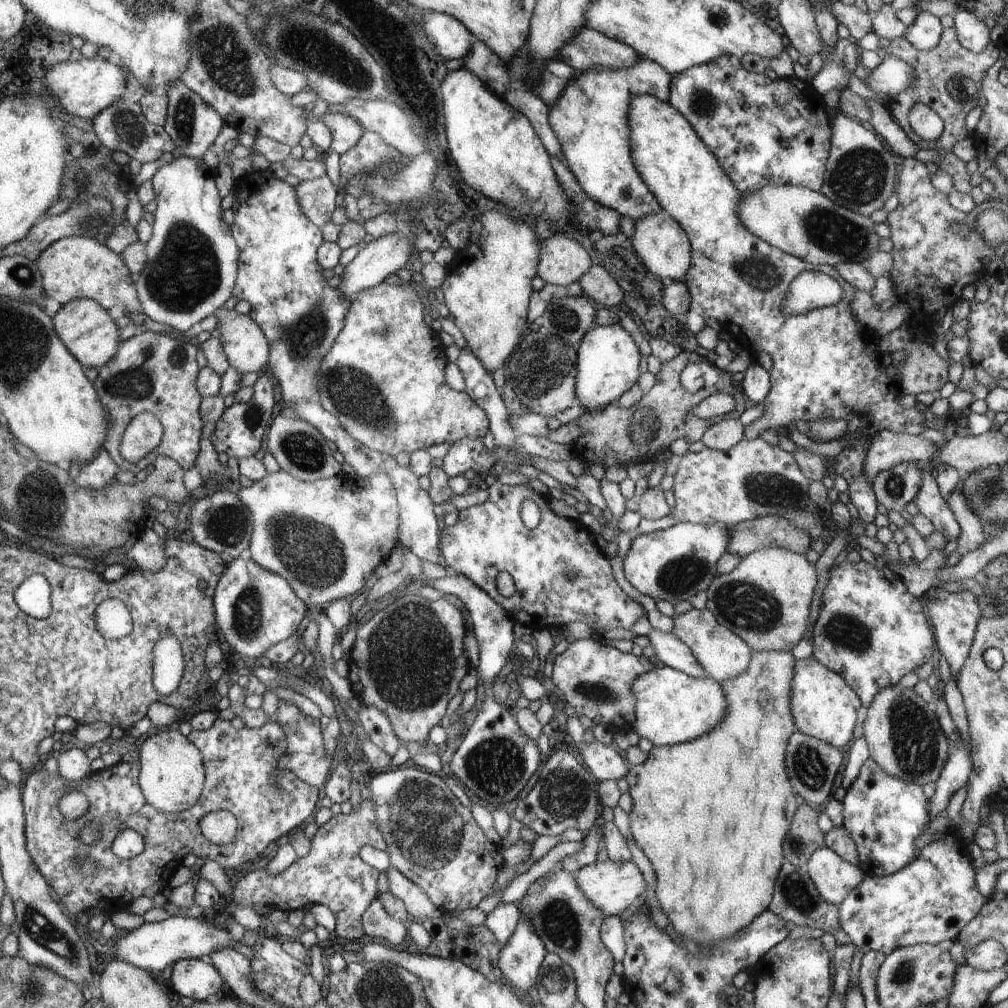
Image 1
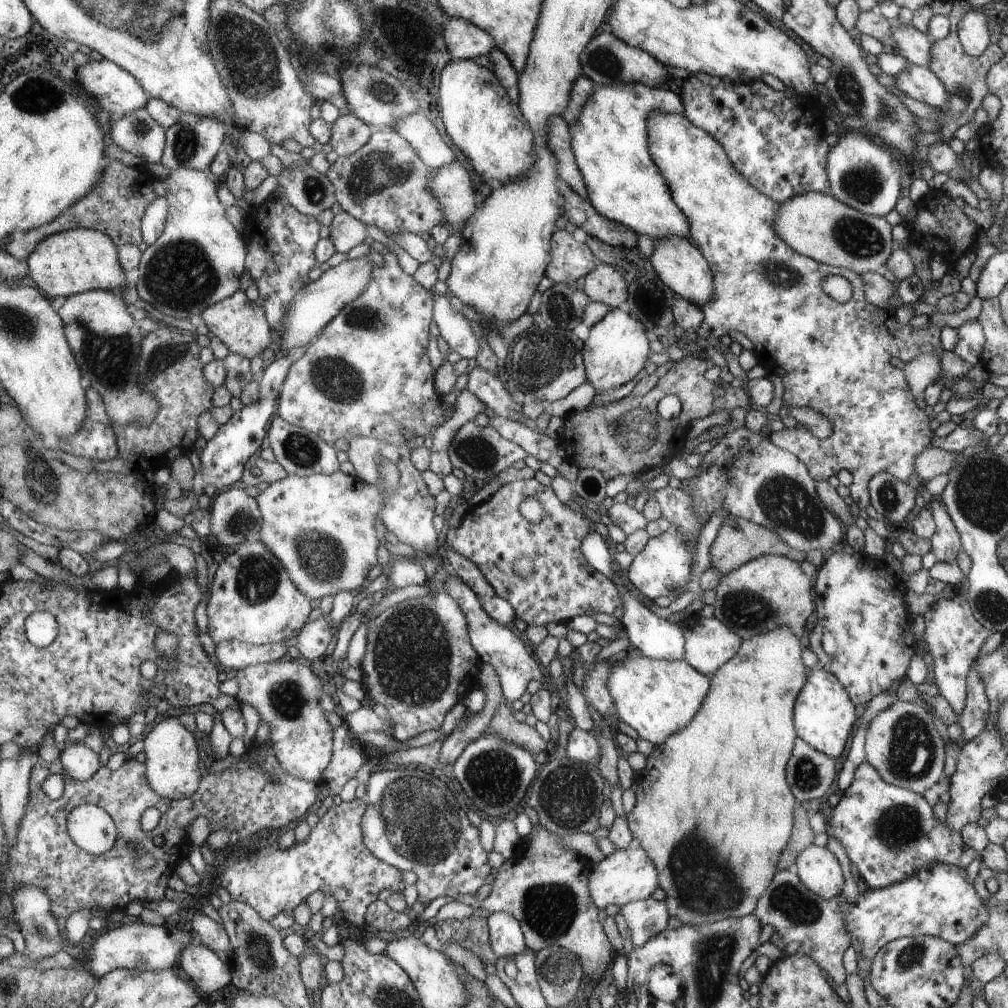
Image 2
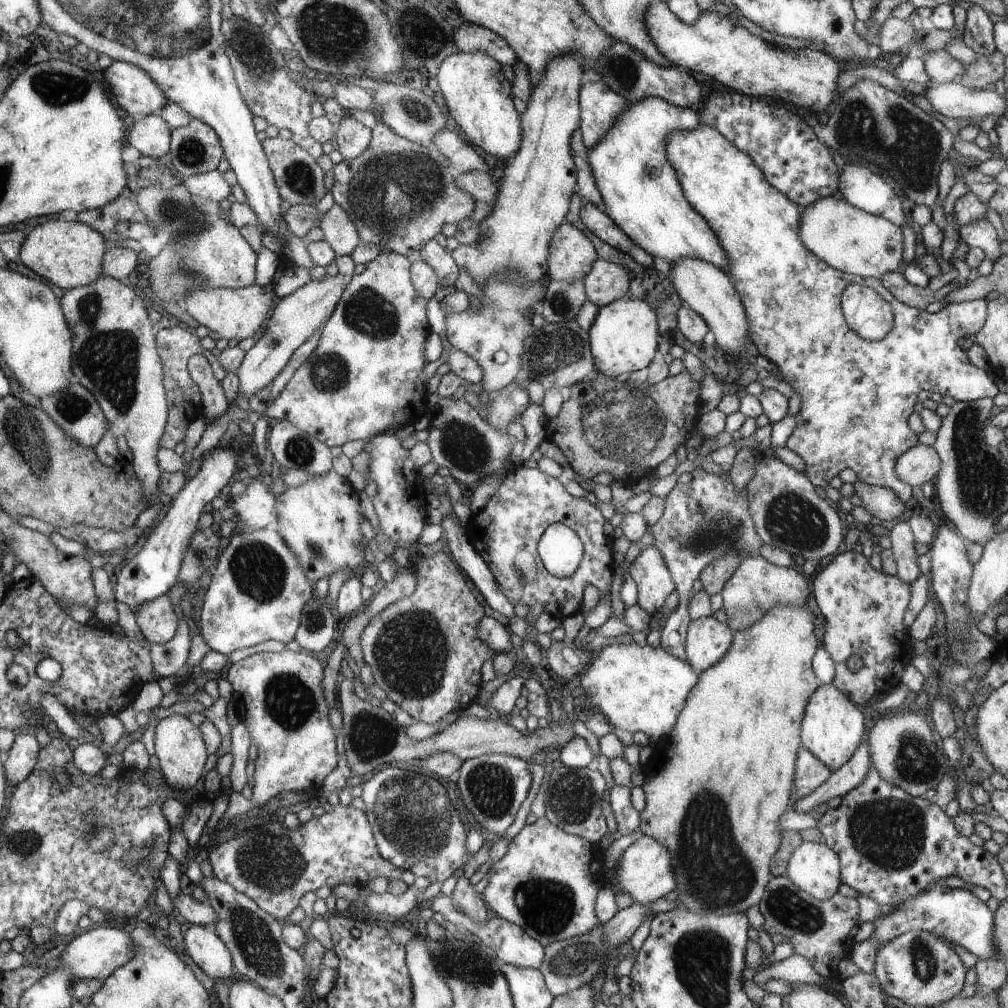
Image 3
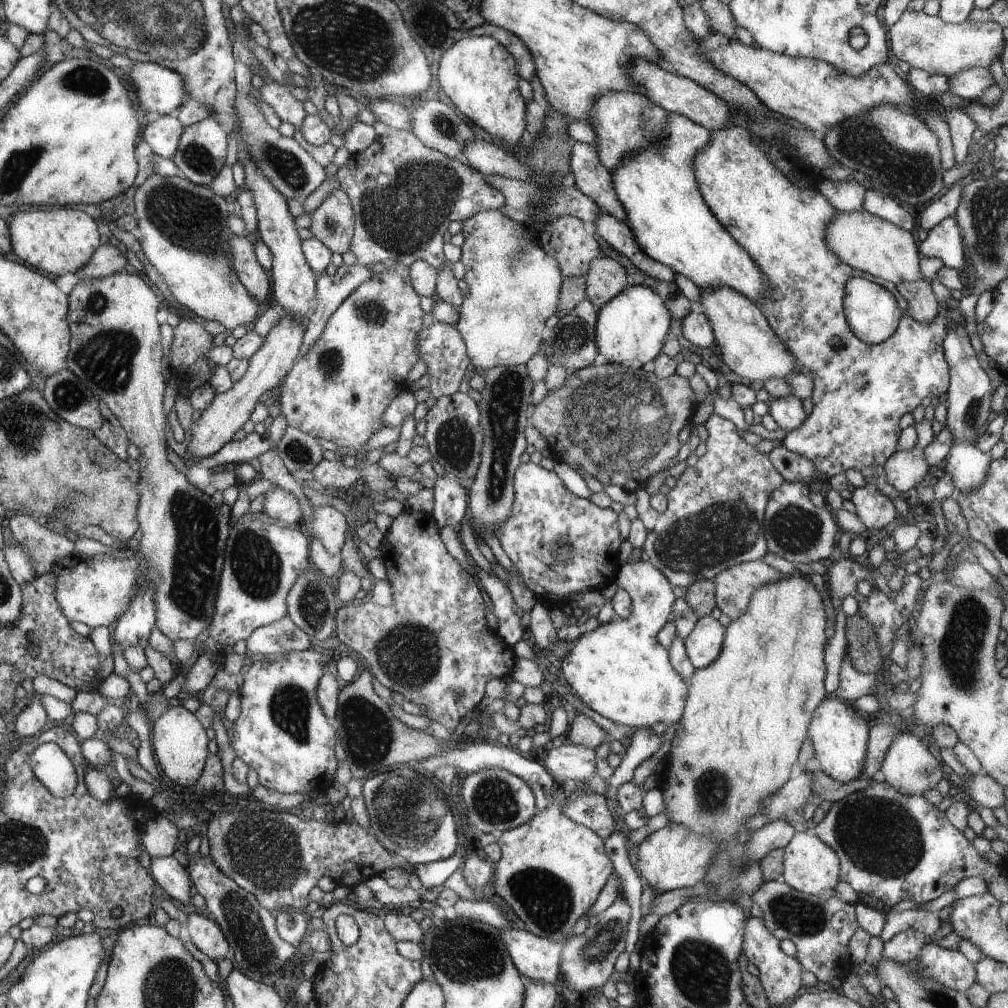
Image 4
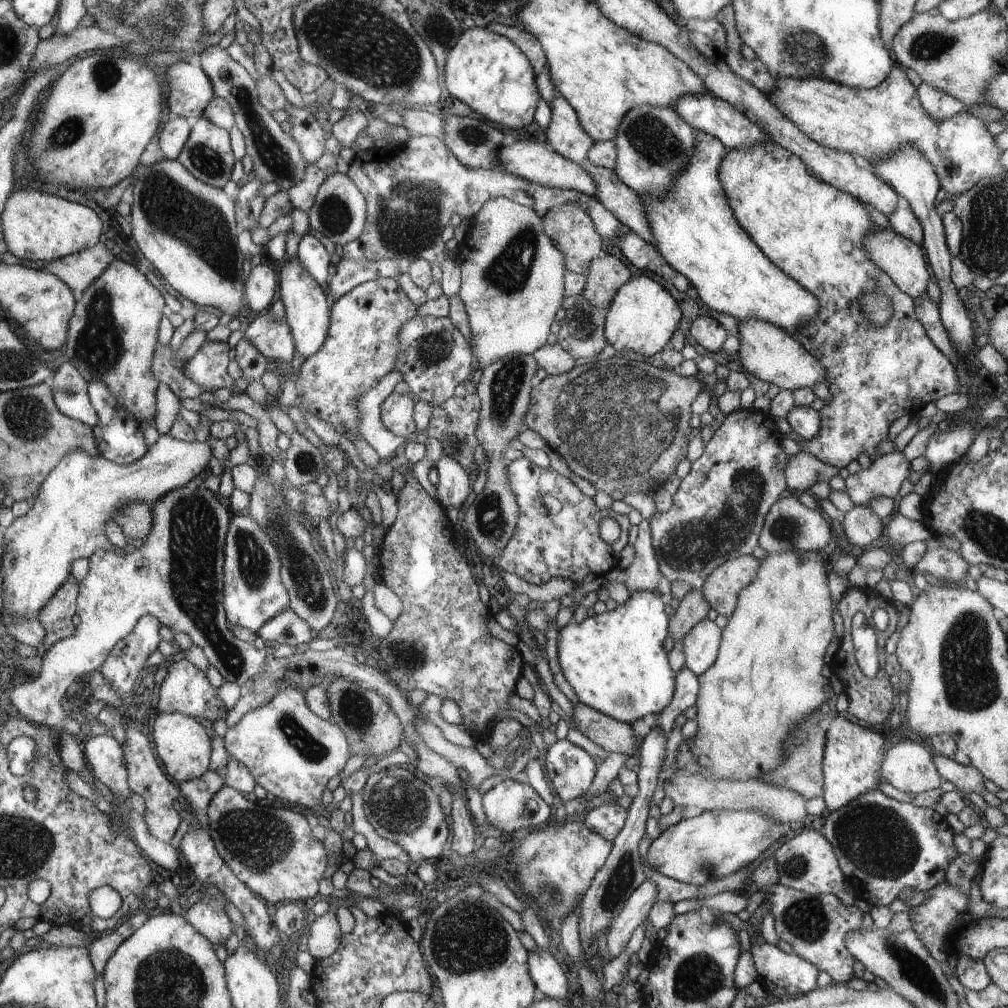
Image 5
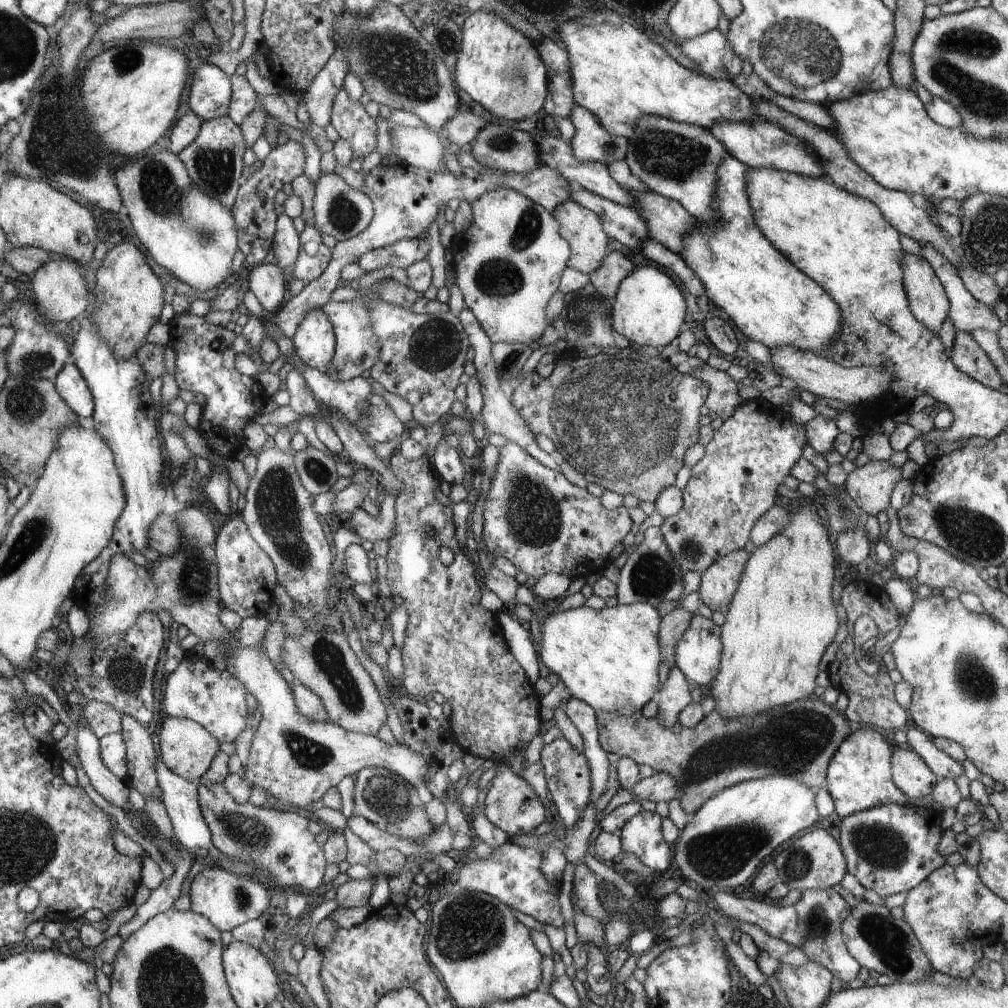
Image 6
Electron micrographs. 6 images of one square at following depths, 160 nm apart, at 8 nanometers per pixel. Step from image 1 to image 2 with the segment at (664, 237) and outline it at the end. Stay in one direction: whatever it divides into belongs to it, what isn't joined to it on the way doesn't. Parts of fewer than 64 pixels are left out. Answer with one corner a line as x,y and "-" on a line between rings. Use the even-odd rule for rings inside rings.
666,238
664,242
655,242
656,250
650,258
650,264
664,285
668,286
677,297
684,298
697,306
704,306
714,298
714,282
710,264
702,252
686,238

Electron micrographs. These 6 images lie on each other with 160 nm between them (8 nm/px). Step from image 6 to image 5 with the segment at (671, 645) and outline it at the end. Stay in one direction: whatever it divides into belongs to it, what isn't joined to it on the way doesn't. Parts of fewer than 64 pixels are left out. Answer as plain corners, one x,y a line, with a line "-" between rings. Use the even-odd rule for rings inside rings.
693,589
680,600
680,606
672,614
671,636
672,641
683,640
686,634
698,625
698,622
707,619
710,606
702,594
702,589

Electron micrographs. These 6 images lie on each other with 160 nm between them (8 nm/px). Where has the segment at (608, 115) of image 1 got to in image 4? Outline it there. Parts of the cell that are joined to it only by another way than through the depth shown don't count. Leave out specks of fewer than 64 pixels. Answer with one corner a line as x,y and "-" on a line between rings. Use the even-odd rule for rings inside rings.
680,114
668,118
668,138
660,146
650,146
632,158
626,158
620,170
612,172
614,192
626,210
626,223
635,232
639,246
656,262
690,278
708,294
722,286
744,294
752,302
774,296
774,286
768,282
763,268
750,252
710,212
703,190
696,182
692,158
700,150
708,150
712,132

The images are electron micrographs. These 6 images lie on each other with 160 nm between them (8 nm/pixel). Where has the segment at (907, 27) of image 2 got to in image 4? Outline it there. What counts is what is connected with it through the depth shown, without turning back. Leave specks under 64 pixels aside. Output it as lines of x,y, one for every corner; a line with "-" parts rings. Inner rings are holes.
972,68
964,70
958,76
947,78
950,82
950,92
964,100
978,101
984,91
991,85
996,84
996,78
990,68

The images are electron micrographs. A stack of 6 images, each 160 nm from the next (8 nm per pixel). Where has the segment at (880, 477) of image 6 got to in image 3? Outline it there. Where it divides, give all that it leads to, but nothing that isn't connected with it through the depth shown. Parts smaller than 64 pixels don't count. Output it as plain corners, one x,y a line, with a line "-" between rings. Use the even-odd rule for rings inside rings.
919,443
899,458
895,470
904,483
914,488
923,486
927,482
933,483
940,470
940,462
933,446
924,446

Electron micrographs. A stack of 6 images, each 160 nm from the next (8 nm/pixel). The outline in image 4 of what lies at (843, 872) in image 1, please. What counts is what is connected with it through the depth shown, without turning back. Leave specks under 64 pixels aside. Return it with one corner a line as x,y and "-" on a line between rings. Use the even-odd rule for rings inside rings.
796,831
790,843
784,848
783,872
779,880
796,891
815,895
818,898
836,898
842,881
842,864
836,852
827,843
815,836
812,831

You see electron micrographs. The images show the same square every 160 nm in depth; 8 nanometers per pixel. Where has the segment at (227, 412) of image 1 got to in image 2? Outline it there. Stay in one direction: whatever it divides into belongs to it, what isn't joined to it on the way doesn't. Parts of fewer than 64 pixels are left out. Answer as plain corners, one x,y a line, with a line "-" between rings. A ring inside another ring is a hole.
303,348
294,349
266,363
265,369
257,379
260,384
258,402
251,406
244,406
242,410
234,411
232,418
220,426
217,434
206,442
204,449
200,450
201,469
196,471
192,478
192,494
202,496
209,485
230,486
241,480
244,466
250,458
260,452
264,437
267,436
268,426
272,424
272,418
276,416
276,401
279,398
282,384
286,381
290,368
304,355
304,352

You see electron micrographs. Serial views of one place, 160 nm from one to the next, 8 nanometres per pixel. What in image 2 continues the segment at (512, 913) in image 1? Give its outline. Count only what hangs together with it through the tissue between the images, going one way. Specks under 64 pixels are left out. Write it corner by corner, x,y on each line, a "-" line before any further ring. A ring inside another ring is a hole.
494,912
487,919
490,948
497,958
528,952
520,922
506,912

